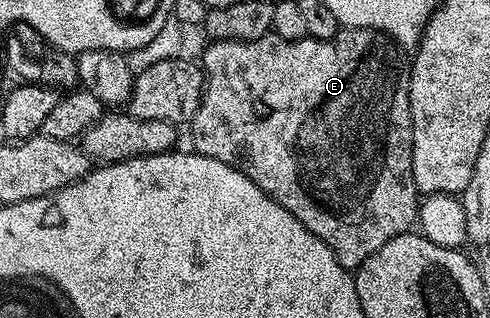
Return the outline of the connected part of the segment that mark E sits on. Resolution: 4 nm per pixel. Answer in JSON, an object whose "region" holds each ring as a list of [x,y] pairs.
{"region":[[[341,27],[336,35],[328,40],[287,40],[275,34],[269,34],[257,40],[212,40],[204,52],[202,71],[204,73],[204,93],[200,105],[190,121],[192,128],[191,147],[206,158],[226,162],[243,176],[248,176],[274,202],[281,204],[310,234],[317,236],[338,258],[343,268],[359,268],[374,250],[382,250],[390,238],[398,238],[404,232],[413,231],[418,220],[421,201],[418,199],[414,170],[412,169],[412,115],[410,114],[410,90],[408,78],[410,64],[405,53],[395,40],[384,32],[375,32],[372,28]]]}

